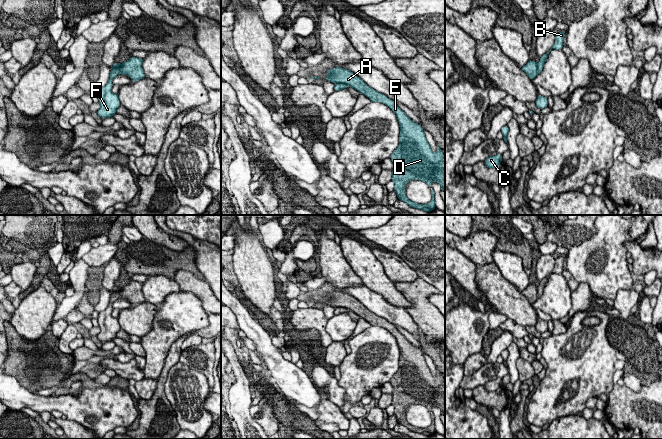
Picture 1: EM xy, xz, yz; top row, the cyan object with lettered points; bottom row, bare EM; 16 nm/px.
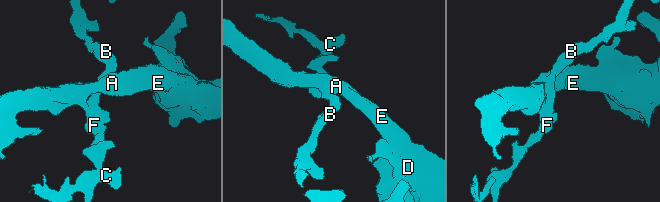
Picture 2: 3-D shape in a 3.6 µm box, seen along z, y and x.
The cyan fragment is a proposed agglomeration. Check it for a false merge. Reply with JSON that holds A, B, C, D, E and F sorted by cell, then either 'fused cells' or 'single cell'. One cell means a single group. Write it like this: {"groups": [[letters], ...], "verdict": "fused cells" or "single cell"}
{"groups": [["A", "D", "E"], ["B", "C", "F"]], "verdict": "fused cells"}

